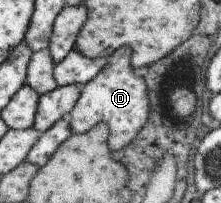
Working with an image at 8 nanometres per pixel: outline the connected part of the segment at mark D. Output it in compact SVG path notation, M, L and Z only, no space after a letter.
M119 47L109 55L99 72L87 84L80 86L80 95L66 117L71 133L87 132L93 125L102 122L109 129L107 144L110 151L122 149L139 135L140 129L150 120L147 84L144 77L134 73L130 60L131 47Z

